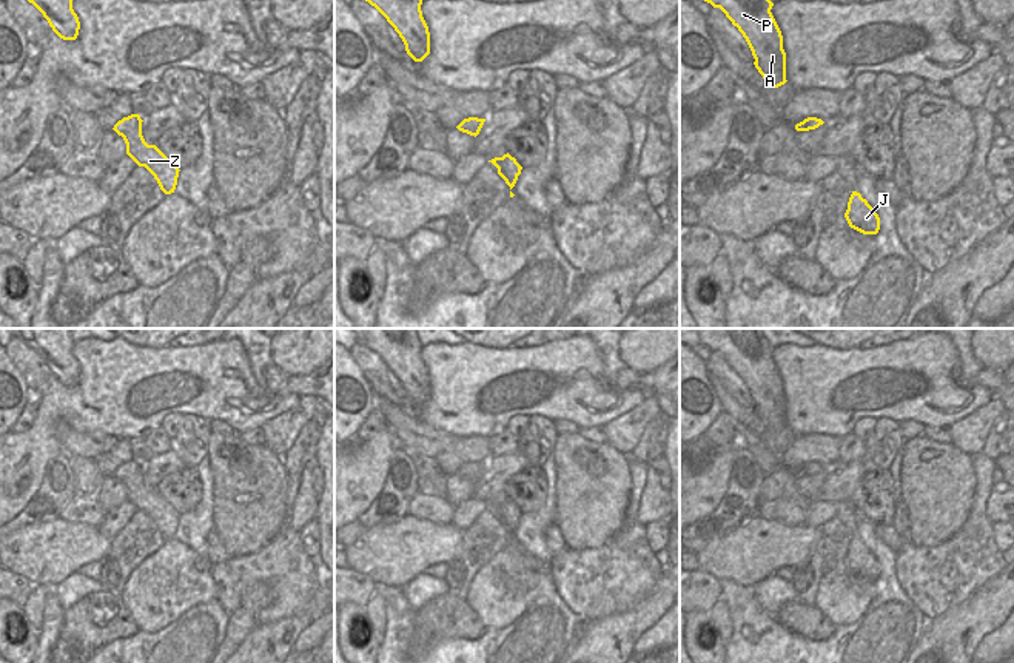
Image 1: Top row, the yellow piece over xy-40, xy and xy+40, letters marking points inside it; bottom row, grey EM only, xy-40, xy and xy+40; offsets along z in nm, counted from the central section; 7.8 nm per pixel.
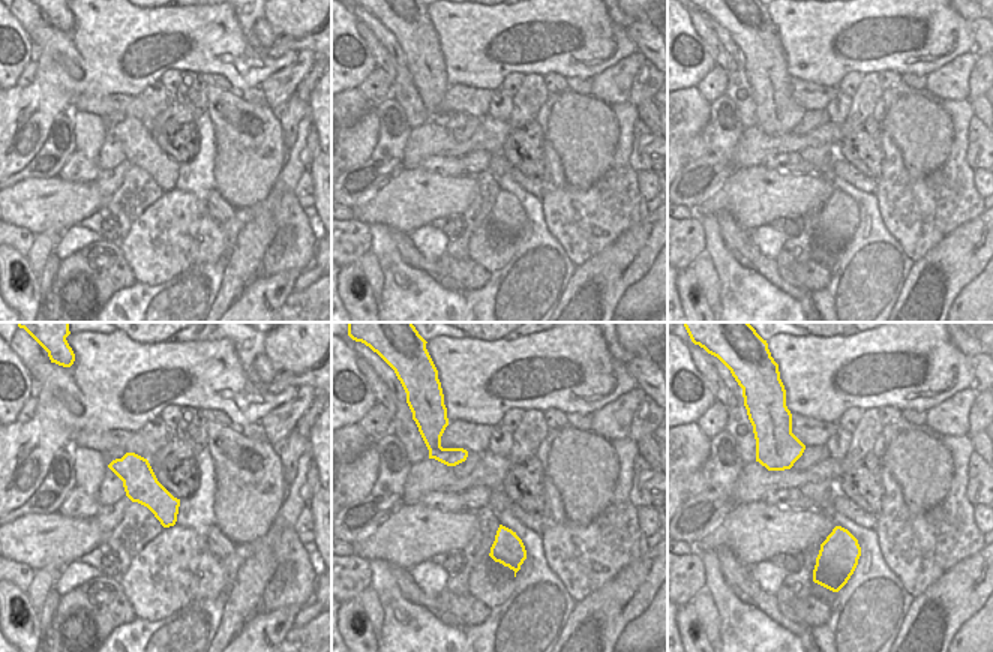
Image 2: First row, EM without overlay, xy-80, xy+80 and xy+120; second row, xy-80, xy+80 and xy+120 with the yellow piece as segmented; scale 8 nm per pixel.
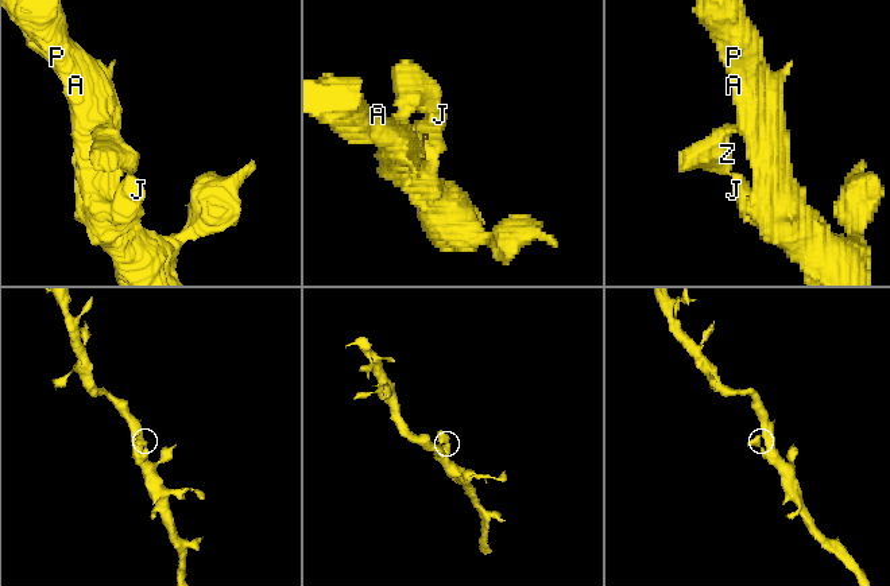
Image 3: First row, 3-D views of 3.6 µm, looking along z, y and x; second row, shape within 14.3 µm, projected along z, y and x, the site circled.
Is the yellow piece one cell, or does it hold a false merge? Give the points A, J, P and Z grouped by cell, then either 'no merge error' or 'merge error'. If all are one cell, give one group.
groups A J P Z; no merge error

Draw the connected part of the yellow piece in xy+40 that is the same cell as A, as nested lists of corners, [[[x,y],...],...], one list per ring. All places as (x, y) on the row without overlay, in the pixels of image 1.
[[[695,328],[700,344],[720,353],[746,384],[754,410],[771,433],[784,430],[786,398],[761,328]]]

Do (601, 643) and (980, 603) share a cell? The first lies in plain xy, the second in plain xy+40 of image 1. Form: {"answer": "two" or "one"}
{"answer": "one"}

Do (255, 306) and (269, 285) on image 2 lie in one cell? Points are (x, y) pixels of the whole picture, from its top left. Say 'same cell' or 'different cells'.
same cell

